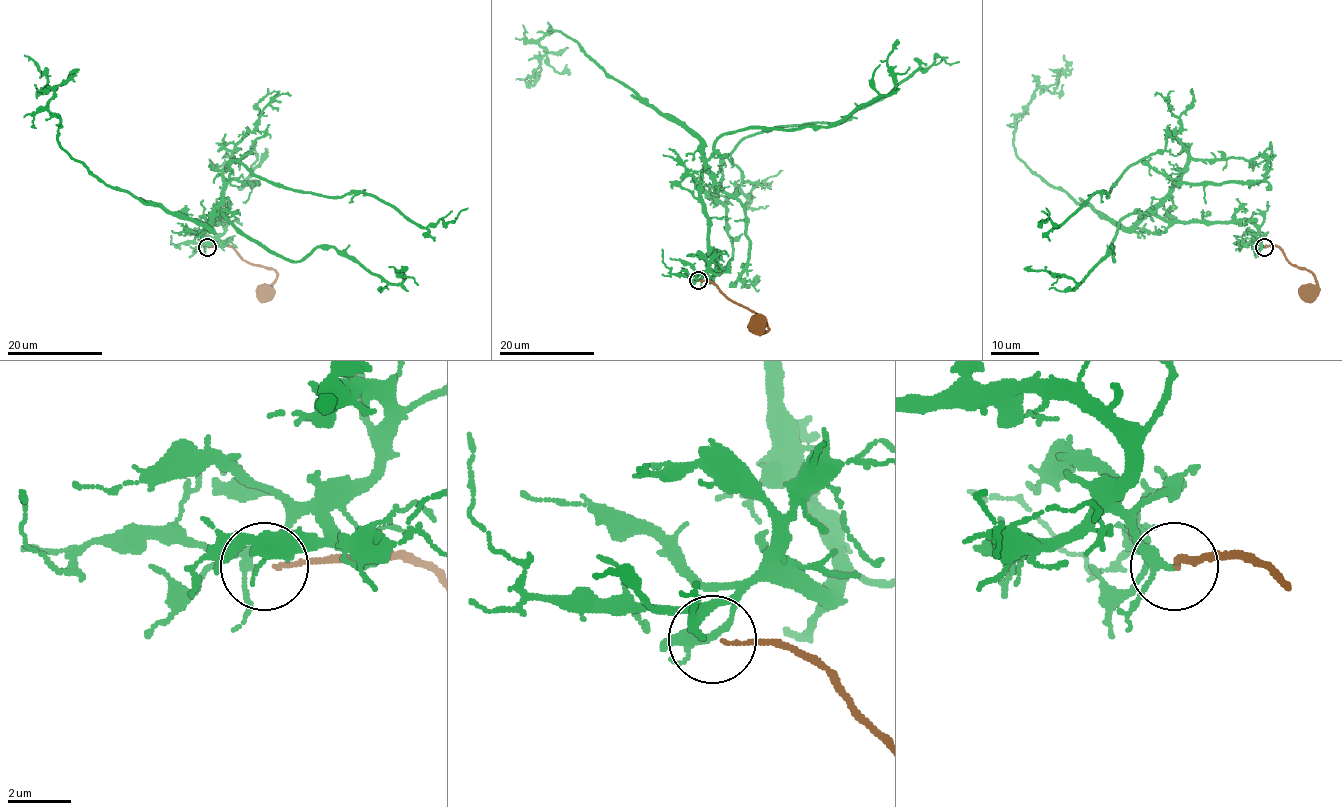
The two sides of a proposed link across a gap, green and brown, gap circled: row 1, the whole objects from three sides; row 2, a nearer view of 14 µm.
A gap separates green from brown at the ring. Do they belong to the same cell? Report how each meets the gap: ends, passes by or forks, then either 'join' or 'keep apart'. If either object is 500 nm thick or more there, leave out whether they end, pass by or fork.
green forks there; brown ends there; join

